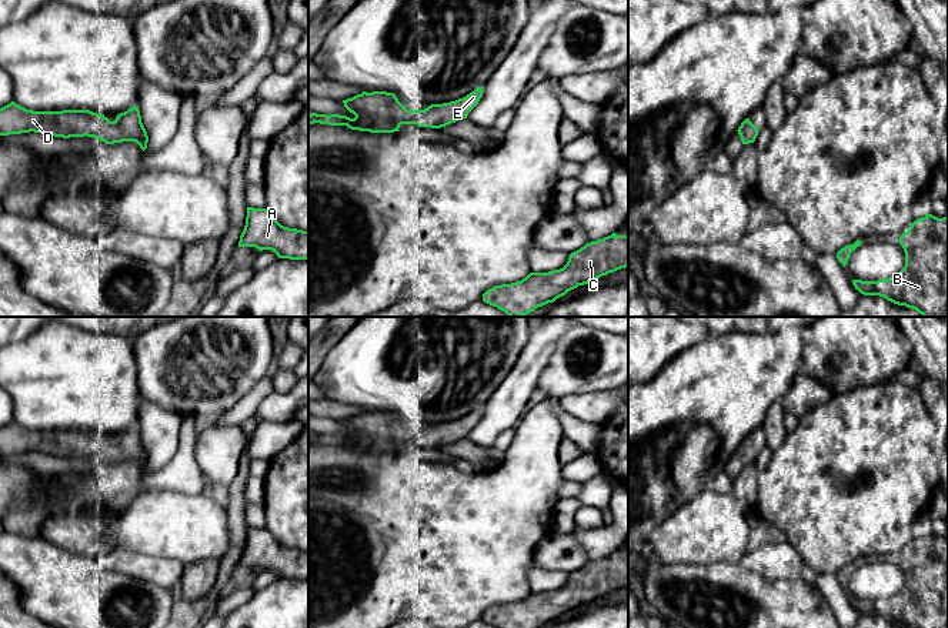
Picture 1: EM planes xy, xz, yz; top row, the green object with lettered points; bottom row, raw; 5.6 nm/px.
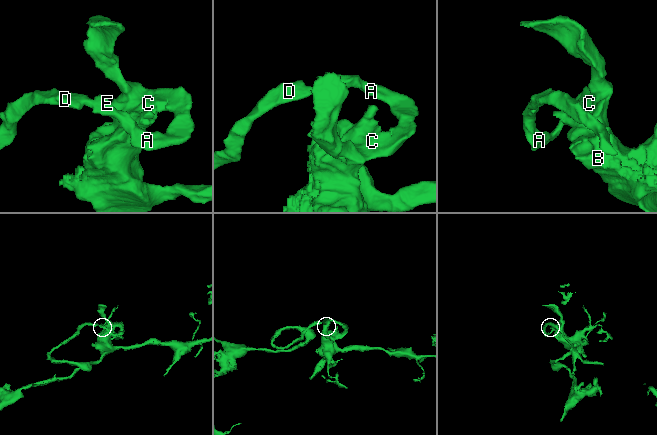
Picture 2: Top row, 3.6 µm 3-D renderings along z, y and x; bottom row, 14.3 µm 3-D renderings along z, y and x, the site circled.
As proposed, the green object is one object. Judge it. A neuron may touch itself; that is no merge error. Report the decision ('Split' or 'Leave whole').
Leave whole

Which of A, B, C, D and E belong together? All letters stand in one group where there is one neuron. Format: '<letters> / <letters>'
A B C D E

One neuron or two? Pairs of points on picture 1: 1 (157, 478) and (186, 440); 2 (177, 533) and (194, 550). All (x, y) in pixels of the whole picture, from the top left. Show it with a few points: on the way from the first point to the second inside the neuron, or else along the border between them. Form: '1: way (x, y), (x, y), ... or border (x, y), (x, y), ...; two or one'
1: way (169, 474), (184, 458), (186, 451); one
2: way (182, 537), (190, 545); one

